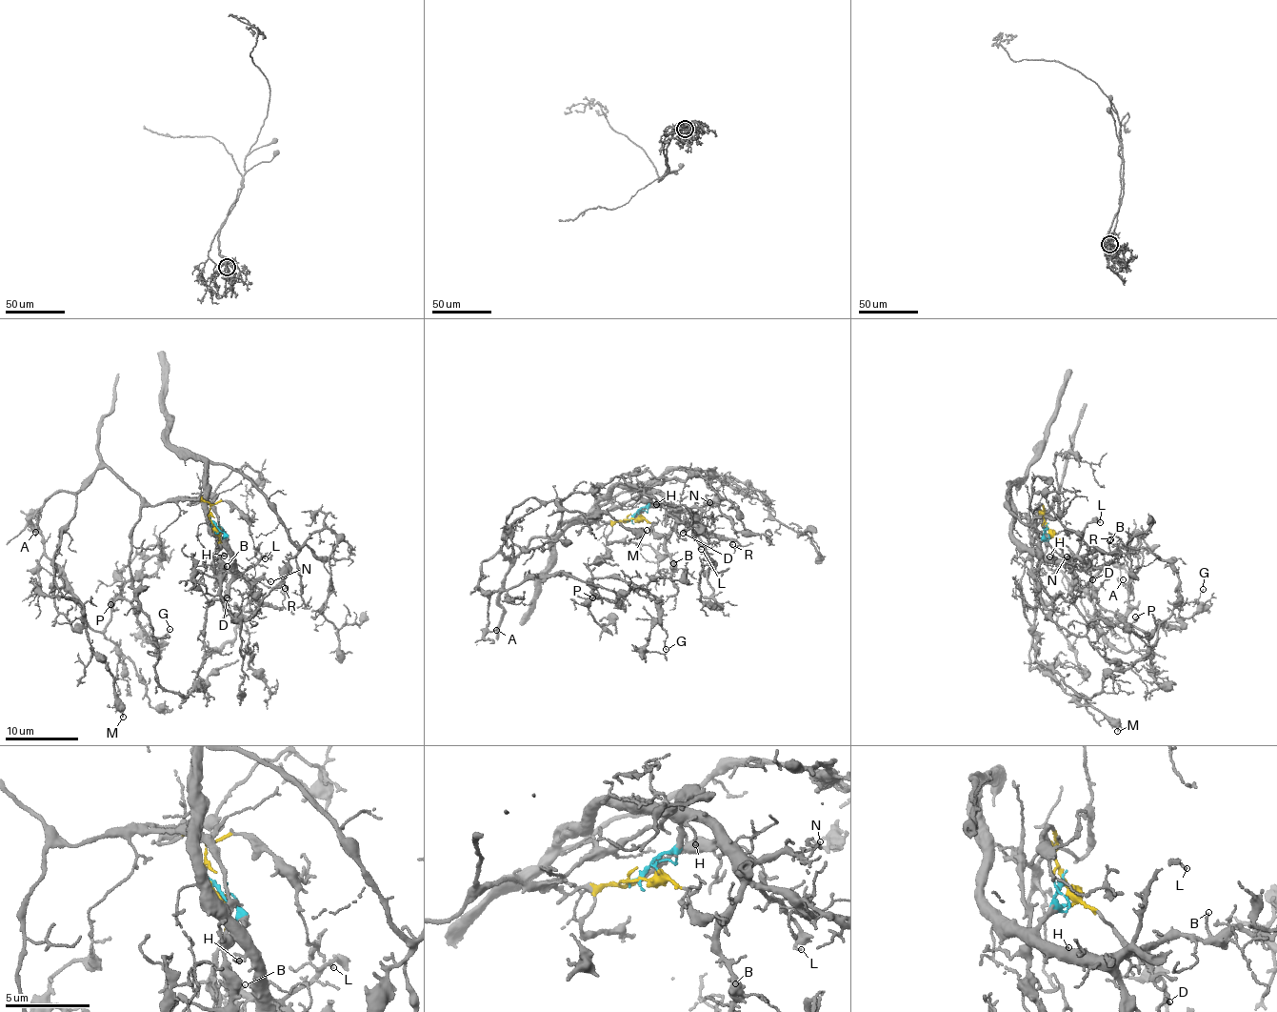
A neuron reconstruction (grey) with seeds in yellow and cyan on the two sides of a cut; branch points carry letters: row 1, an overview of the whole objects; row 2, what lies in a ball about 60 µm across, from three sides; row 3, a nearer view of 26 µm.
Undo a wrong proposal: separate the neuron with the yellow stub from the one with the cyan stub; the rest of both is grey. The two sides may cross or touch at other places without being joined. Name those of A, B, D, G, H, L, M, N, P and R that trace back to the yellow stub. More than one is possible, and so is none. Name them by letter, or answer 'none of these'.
A, G, M, P

